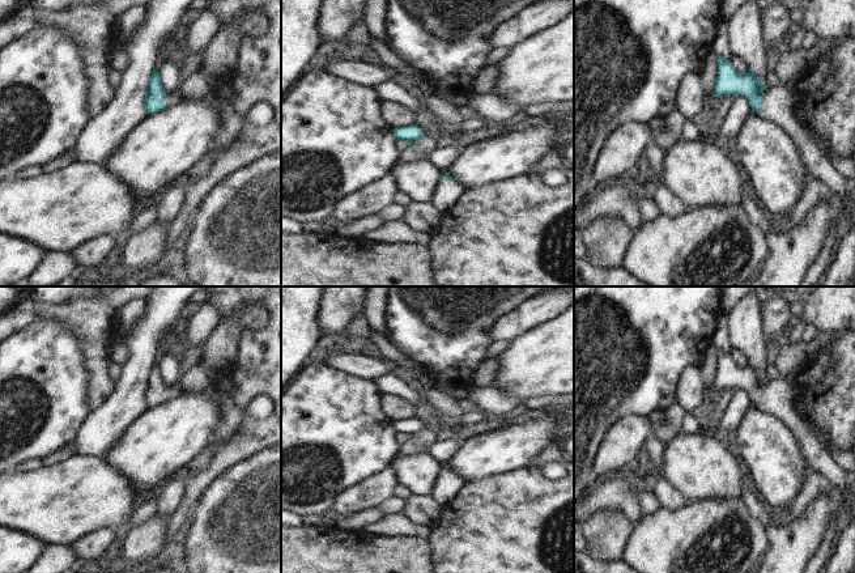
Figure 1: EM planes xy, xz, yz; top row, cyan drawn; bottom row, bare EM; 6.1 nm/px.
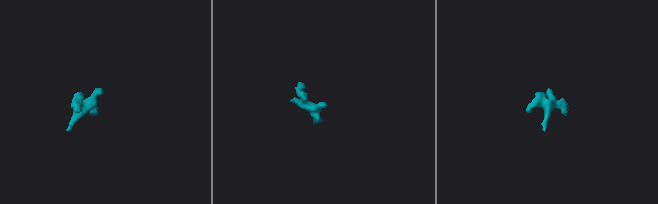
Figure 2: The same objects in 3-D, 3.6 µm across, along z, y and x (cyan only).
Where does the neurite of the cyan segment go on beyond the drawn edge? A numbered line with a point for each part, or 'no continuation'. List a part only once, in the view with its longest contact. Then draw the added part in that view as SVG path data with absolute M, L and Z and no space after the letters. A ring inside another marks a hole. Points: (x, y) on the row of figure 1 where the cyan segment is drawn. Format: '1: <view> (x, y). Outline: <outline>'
1: yz (777, 101). Outline: M786 84L765 85L762 106L758 114L780 126L792 137L801 152L807 170L820 179L826 188L837 191L843 196L848 192L847 178L843 171L830 161L818 144L800 127L792 109L792 93Z

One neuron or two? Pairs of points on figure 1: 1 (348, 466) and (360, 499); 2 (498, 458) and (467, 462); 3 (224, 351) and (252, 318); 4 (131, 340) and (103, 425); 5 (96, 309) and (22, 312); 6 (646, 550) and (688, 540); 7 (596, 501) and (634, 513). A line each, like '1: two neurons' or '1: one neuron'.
1: two neurons
2: one neuron
3: one neuron
4: one neuron
5: two neurons
6: one neuron
7: one neuron

